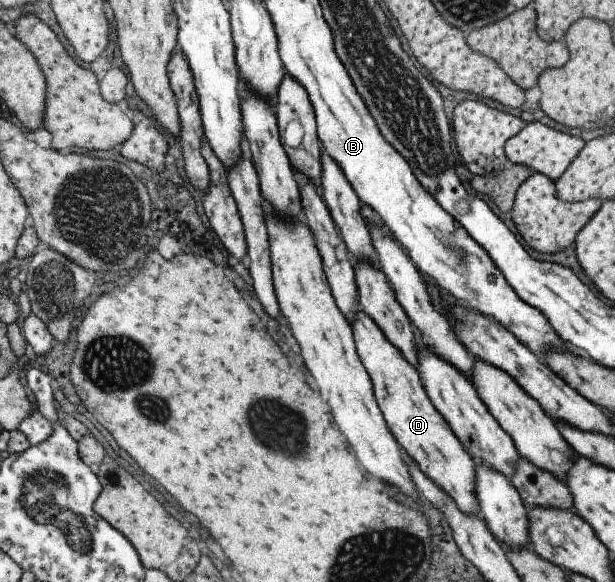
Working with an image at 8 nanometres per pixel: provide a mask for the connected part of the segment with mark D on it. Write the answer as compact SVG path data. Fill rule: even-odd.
M363 311L356 314L350 327L359 360L370 378L375 402L404 456L446 492L463 514L480 517L478 500L474 495L475 460L466 453L445 419L434 409L418 372Z

